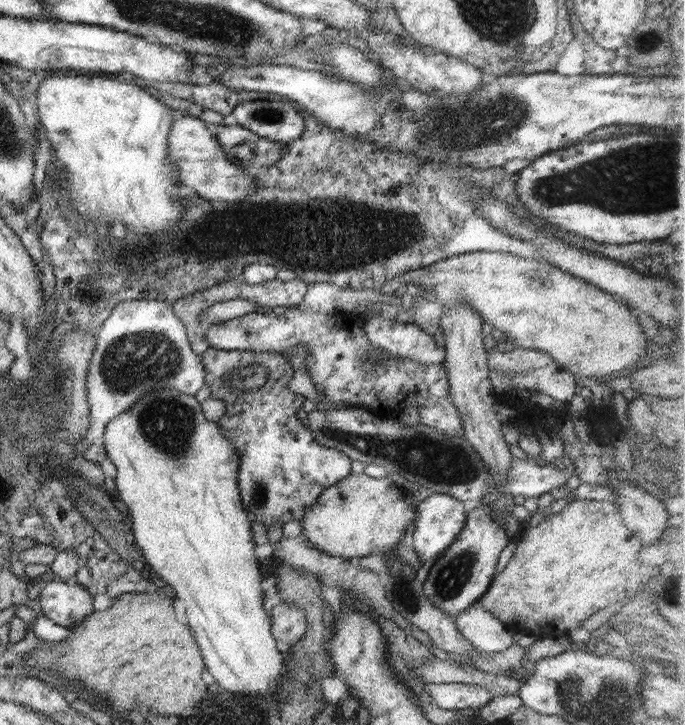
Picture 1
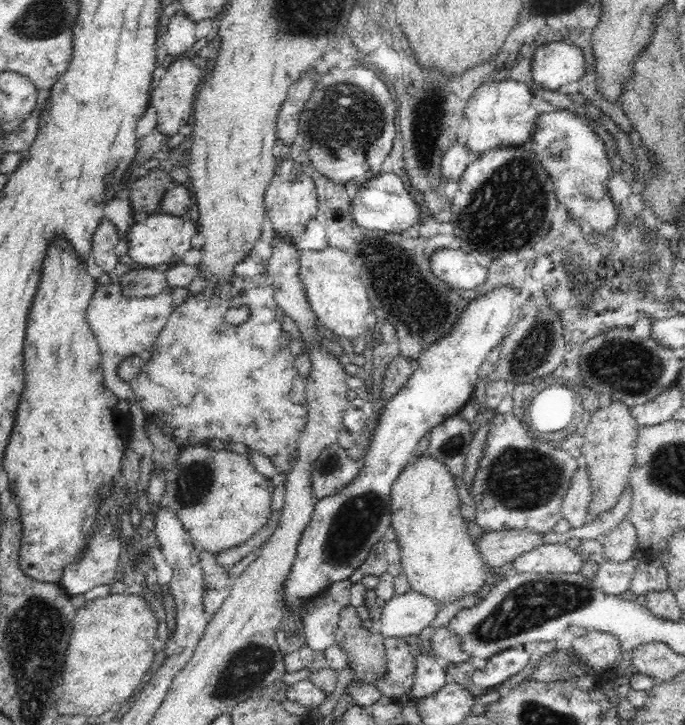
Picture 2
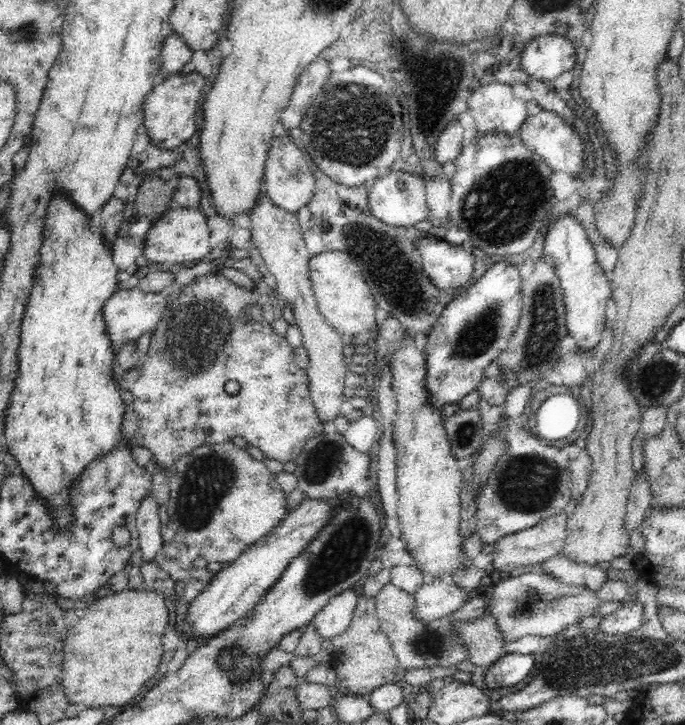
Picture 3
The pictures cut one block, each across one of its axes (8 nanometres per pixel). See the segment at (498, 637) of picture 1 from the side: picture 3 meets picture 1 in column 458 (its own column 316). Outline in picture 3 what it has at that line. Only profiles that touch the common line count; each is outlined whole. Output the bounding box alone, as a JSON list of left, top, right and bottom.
[311,588,359,640]

